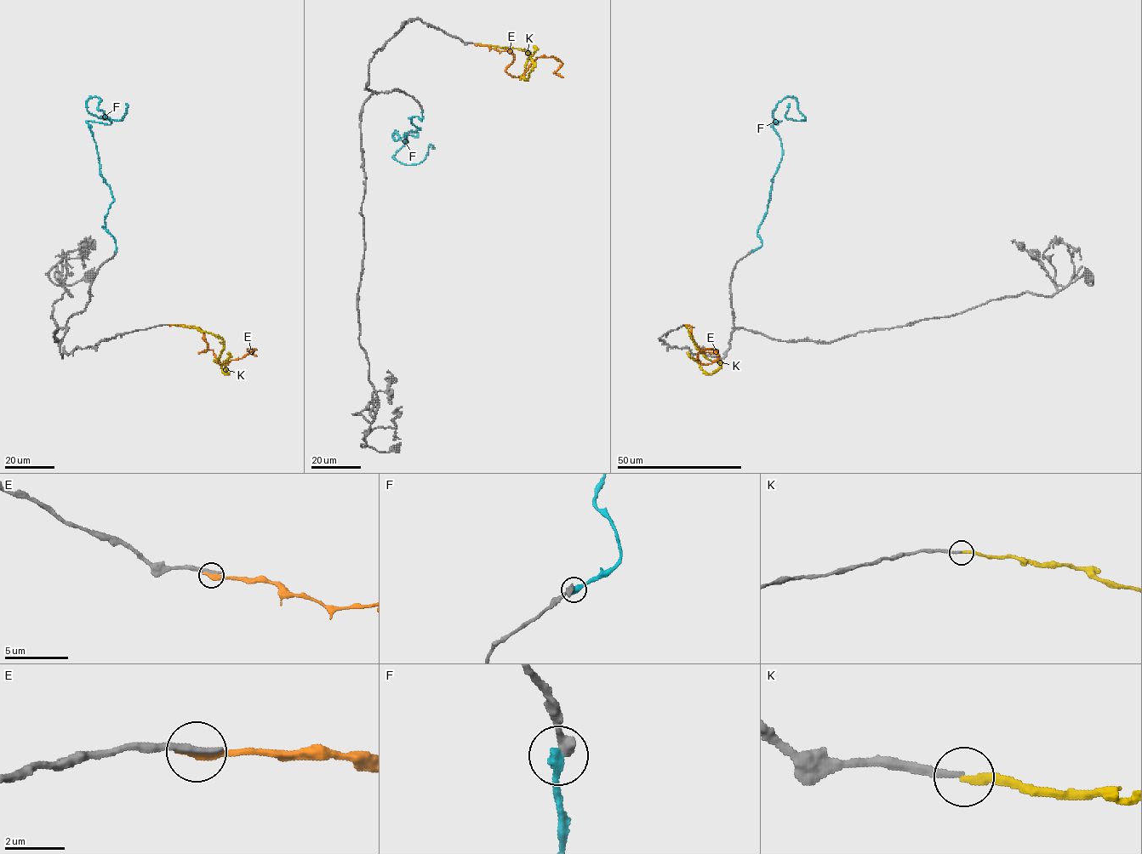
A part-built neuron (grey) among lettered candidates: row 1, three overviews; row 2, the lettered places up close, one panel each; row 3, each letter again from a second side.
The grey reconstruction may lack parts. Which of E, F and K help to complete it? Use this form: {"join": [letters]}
{"join": ["K"]}

